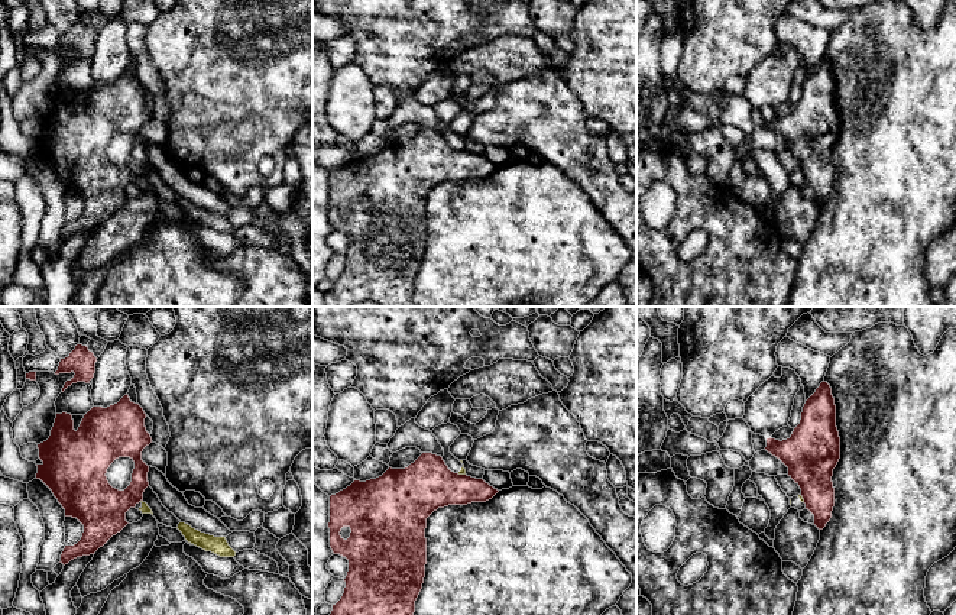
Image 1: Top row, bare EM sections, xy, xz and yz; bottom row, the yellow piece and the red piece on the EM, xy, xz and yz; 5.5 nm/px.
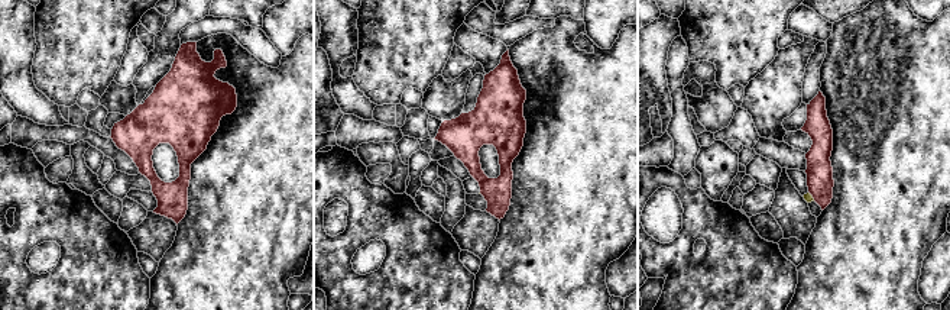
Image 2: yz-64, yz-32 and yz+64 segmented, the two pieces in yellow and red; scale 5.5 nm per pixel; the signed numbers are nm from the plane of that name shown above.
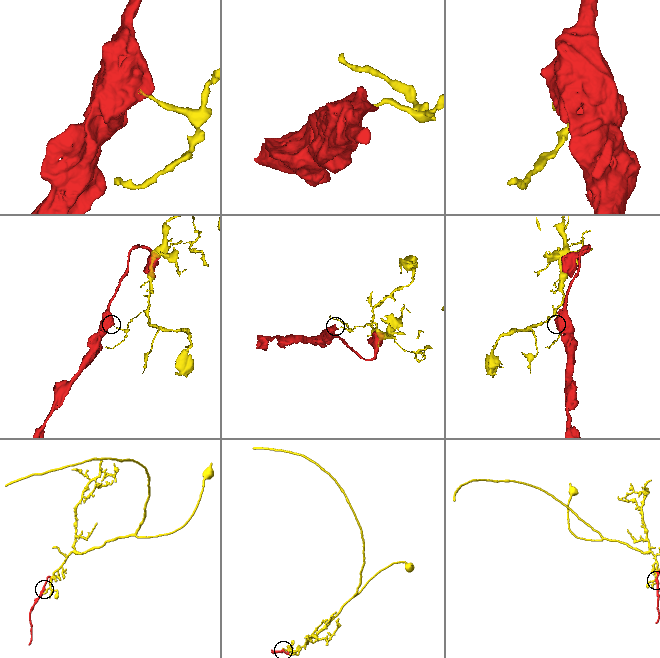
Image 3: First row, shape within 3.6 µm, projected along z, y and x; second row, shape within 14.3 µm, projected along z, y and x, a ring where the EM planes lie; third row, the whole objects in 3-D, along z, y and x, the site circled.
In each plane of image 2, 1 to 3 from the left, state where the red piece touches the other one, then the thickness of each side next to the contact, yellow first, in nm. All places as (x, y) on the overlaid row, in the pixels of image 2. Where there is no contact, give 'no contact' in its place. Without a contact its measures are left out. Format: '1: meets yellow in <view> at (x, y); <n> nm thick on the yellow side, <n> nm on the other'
1: no contact
2: no contact
3: meets yellow in yz+64 at (811, 196); 50 nm thick on the yellow side, 150 nm on the other

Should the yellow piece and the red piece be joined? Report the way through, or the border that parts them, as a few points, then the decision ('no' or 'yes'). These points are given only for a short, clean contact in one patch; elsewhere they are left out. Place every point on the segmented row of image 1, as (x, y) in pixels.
border along xz (457, 473), (464, 475); no

